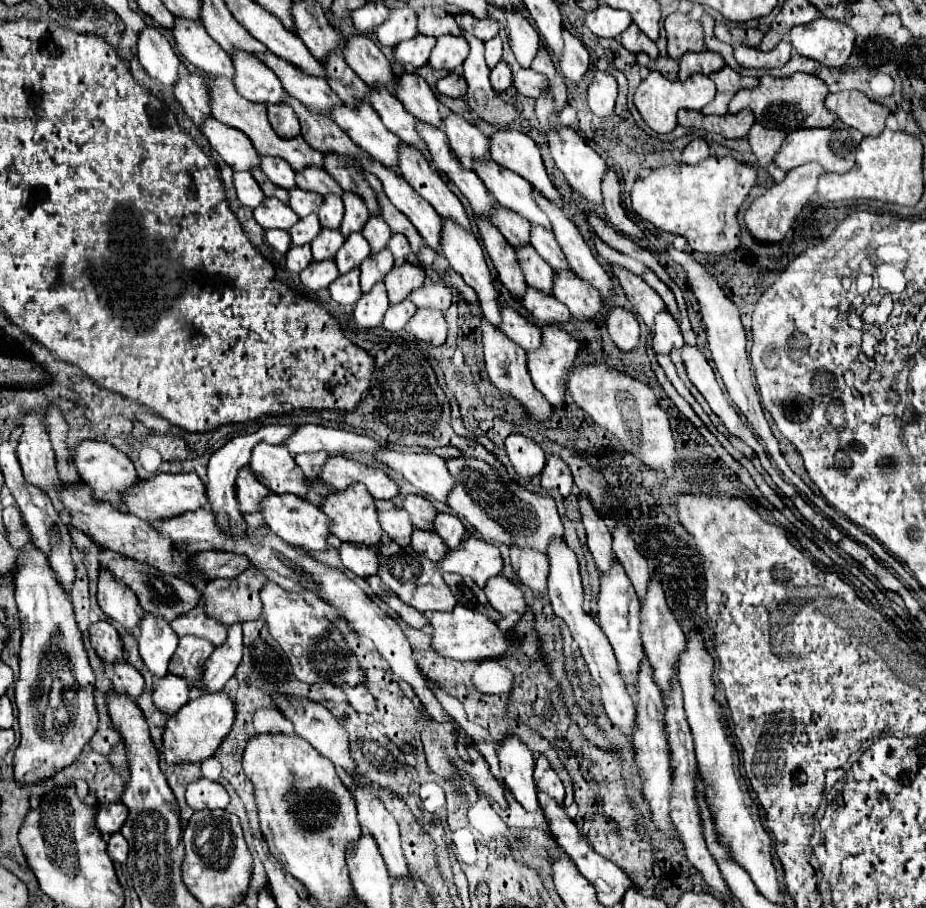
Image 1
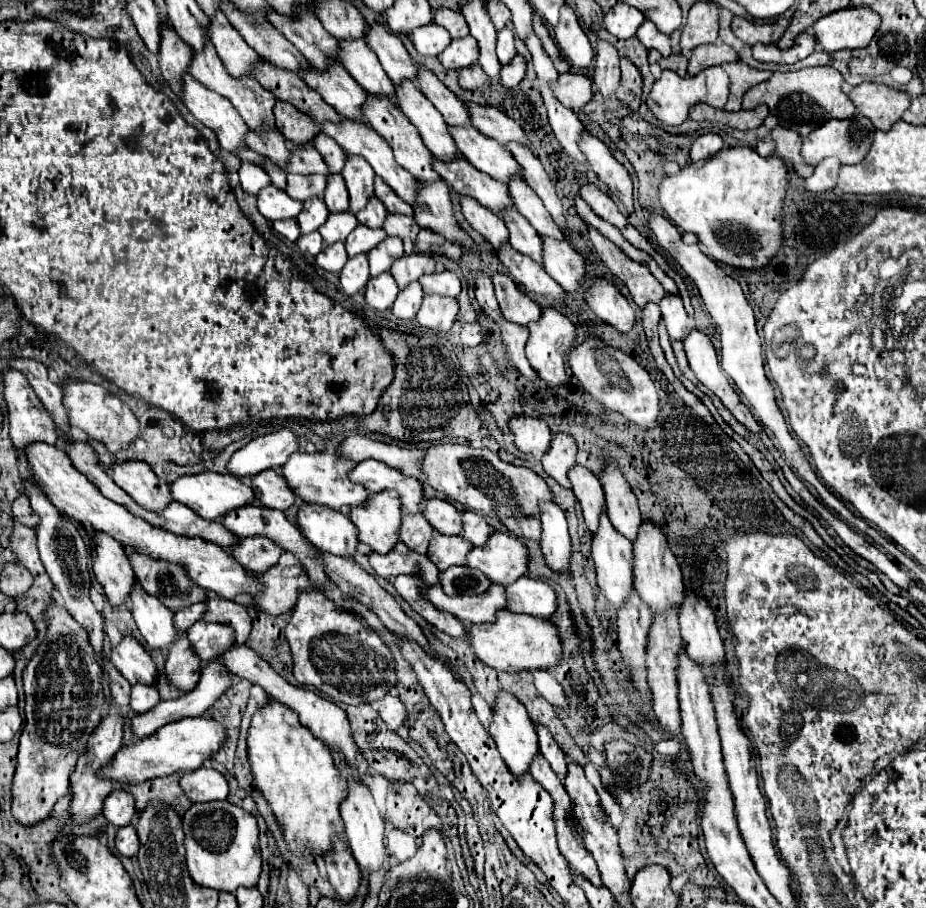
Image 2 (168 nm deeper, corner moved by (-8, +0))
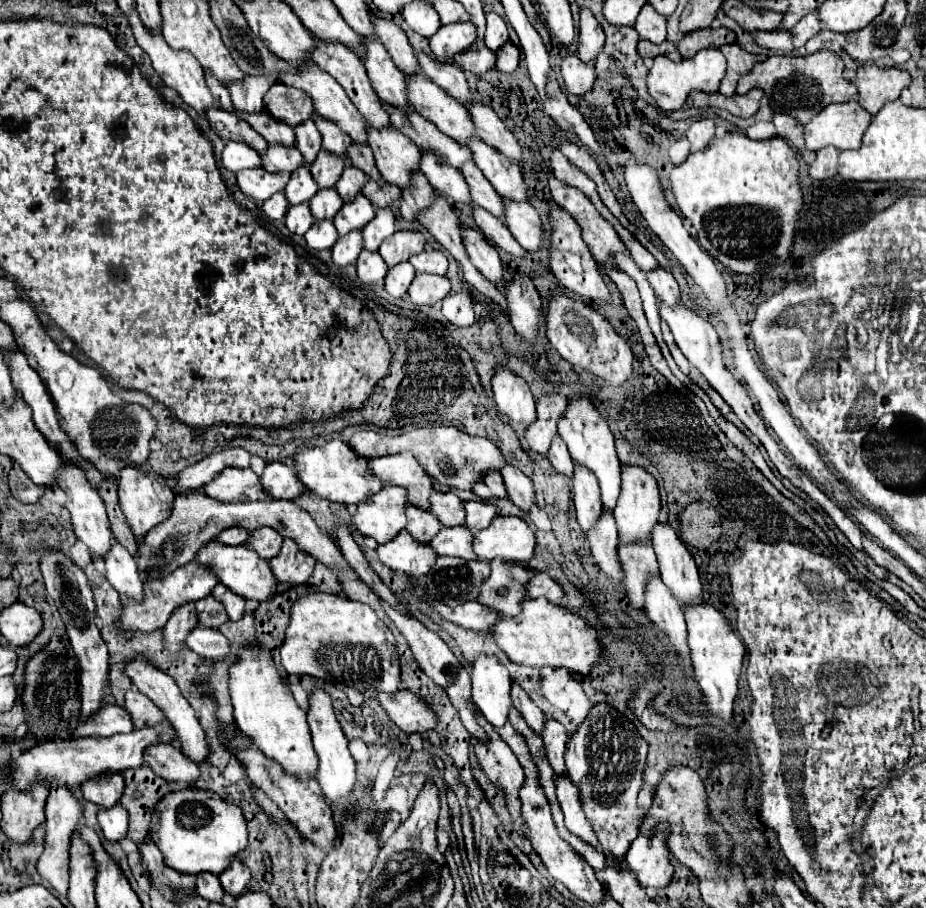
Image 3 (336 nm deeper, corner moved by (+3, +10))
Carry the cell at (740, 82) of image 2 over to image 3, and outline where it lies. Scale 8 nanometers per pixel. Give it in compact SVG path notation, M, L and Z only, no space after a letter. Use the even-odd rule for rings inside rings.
M732 43L732 45L722 45L720 51L724 53L724 57L728 59L728 69L726 69L726 75L720 83L720 93L730 97L736 93L736 83L742 75L746 75L754 63L758 61L764 61L766 57L764 55L754 55L754 53L748 53L744 51L740 45Z

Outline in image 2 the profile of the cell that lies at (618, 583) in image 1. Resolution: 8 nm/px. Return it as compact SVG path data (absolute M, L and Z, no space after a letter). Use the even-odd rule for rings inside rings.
M607 515L601 517L599 533L593 537L591 557L597 567L597 583L605 599L623 605L633 589L633 551L629 539L619 535Z

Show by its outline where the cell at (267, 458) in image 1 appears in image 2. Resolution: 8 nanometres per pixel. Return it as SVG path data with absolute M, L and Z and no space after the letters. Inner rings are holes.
M295 451L289 461L281 467L281 475L285 477L287 485L291 487L291 491L301 497L307 503L321 503L333 509L341 509L341 507L349 507L349 505L361 505L369 493L365 487L361 487L359 483L351 483L347 479L347 473L355 467L353 461L343 459L343 457L335 457L329 453L301 453Z

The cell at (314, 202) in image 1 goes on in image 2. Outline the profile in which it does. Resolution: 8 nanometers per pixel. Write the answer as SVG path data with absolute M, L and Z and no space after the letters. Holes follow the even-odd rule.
M287 175L287 195L299 201L321 197L327 187L327 179L323 175Z

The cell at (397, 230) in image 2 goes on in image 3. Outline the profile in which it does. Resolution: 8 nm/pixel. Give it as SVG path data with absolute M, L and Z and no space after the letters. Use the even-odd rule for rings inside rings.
M380 179L380 181L366 181L362 193L372 201L374 207L382 209L382 207L390 207L396 209L398 201L400 201L400 189L396 189L396 185L388 185L388 181Z

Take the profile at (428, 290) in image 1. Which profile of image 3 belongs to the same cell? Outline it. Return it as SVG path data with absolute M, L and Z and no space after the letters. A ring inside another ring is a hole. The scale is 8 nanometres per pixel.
M426 249L418 255L412 255L410 263L414 265L416 273L446 275L446 271L448 271L448 257L442 251L434 251L434 249Z

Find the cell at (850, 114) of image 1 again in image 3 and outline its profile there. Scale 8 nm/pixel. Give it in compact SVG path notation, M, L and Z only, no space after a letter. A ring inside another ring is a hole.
M862 65L856 71L854 83L858 87L860 99L858 103L870 113L876 115L886 101L894 101L900 97L902 89L910 85L908 71L896 67L876 67Z

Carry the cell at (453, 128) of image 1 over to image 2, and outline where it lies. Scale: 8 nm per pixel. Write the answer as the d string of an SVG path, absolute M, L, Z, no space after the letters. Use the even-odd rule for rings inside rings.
M419 67L417 81L419 81L423 95L435 105L435 109L443 115L447 125L451 125L451 127L471 125L471 115L469 115L465 103L455 93L451 93L429 69Z

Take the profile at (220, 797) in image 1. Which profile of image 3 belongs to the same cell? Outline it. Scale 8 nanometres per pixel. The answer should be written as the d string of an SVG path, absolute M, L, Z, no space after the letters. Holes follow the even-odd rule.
M170 743L152 745L144 755L144 763L166 781L184 781L192 785L200 777L200 769L194 761L182 755L182 751Z

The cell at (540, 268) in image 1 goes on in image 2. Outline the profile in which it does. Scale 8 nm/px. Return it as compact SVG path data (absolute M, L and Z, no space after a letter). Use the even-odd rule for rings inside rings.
M505 211L503 221L509 229L509 243L515 251L531 257L535 263L543 263L543 241L537 235L537 231L527 223L527 219L523 219L521 213L513 211Z

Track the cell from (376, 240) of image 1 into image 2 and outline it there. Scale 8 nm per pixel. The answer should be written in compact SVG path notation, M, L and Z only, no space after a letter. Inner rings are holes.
M373 197L367 203L367 207L363 211L359 211L355 217L359 219L359 223L363 223L363 225L367 225L371 229L381 229L383 227L383 219L387 217L387 209L383 207L383 203L377 197Z

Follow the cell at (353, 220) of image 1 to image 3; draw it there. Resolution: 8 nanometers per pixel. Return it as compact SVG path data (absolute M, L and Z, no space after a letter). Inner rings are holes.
M314 117L314 123L322 135L322 147L346 159L346 147L352 143L352 139L346 133L340 133L340 129L332 125L332 121L320 121L320 117Z

